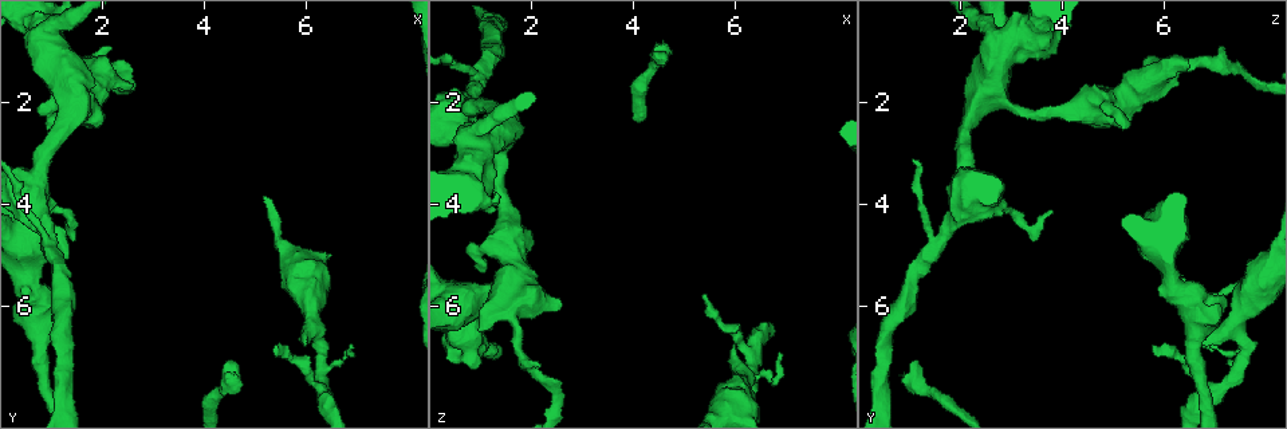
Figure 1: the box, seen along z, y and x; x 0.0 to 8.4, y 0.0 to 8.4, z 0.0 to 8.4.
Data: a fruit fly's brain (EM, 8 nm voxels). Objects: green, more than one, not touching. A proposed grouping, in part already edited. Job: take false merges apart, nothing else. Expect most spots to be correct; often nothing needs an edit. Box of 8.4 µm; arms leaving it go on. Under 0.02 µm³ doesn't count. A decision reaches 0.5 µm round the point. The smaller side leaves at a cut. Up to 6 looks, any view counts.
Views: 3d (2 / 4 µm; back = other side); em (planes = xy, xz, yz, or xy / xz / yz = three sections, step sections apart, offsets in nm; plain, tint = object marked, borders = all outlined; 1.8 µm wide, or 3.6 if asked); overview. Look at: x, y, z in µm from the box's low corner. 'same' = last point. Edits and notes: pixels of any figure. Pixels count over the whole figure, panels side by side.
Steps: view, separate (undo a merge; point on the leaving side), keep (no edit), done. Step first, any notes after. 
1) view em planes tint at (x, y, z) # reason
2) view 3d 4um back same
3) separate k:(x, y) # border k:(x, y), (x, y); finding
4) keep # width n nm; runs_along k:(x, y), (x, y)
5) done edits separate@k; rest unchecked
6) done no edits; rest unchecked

view em planes borders at (6.30, 7.60, 6.90) # three arms meet

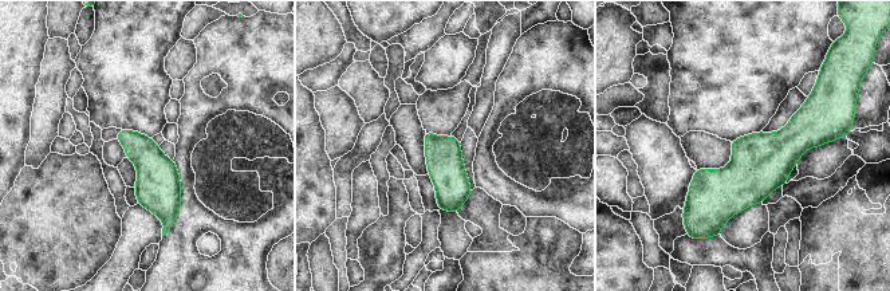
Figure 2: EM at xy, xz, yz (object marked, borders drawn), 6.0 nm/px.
keep # runs_along 2:(824, 136), (688, 205); continuous, no second neuron

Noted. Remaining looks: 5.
view em xy step 16 tint at (0.95, 4.70, 1.60) # three arms meet

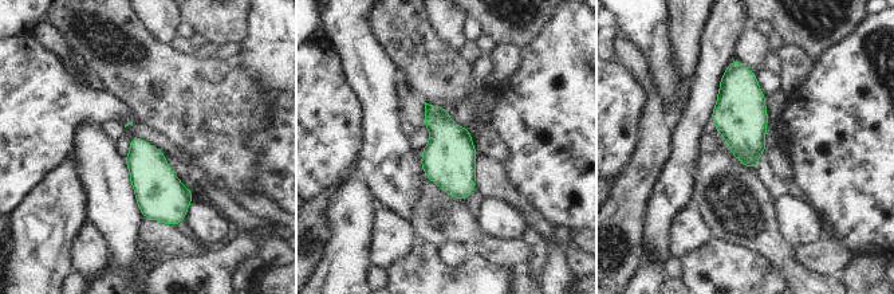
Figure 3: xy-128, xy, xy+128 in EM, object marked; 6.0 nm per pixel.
view em planes tint same # another direction

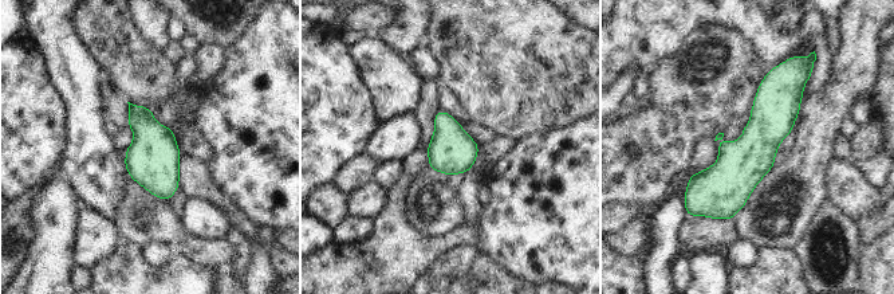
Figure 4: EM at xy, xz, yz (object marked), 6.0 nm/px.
keep # width 280 nm; runs_along 4:(779, 73), (759, 145), (704, 212); all the same neuron

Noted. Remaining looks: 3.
view em planes borders at (1.40, 1.90, 2.45) # sharp bend

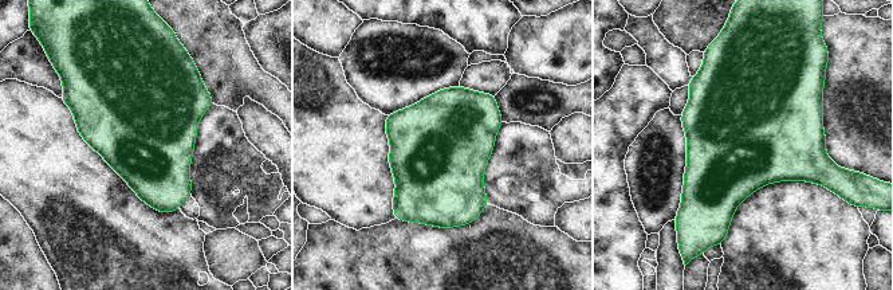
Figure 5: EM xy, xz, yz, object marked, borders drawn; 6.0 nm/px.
keep # all the same neuron

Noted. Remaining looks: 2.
done no edits; rest unchecked

